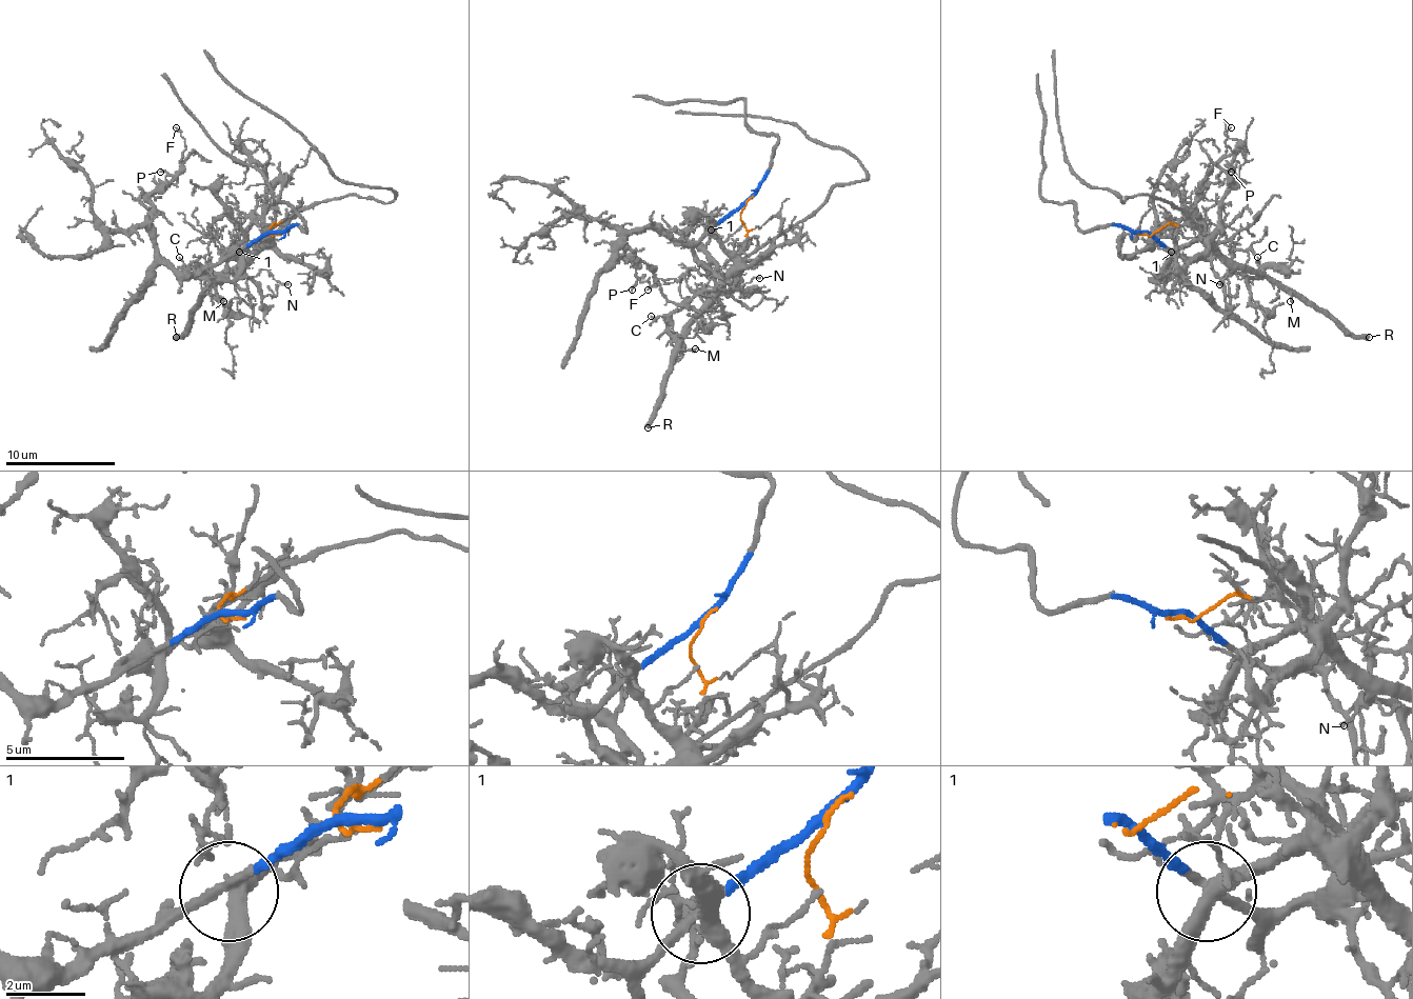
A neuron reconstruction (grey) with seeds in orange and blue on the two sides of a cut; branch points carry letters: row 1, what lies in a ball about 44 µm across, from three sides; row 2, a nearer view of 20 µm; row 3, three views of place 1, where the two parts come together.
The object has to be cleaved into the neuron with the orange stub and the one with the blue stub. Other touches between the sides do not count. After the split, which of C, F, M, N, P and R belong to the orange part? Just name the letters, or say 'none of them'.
C, M, R

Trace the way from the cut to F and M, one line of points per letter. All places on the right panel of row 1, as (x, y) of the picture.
F: (1143, 233), (1185, 260), (1171, 272), (1173, 227), (1198, 200), (1201, 180), (1226, 153), (1226, 134), (1231, 127)
M: (1143, 236), (1168, 224), (1190, 224), (1224, 255), (1281, 285), (1292, 296), (1290, 301)

